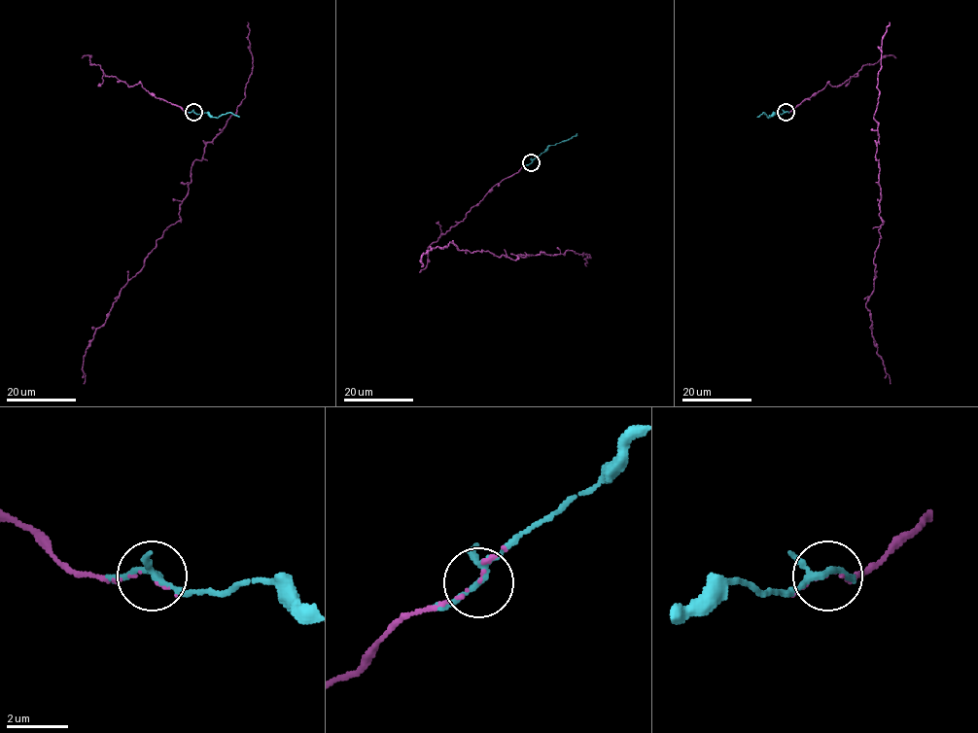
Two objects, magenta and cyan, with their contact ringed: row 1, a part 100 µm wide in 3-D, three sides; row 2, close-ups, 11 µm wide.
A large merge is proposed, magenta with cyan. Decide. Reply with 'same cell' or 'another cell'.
same cell

